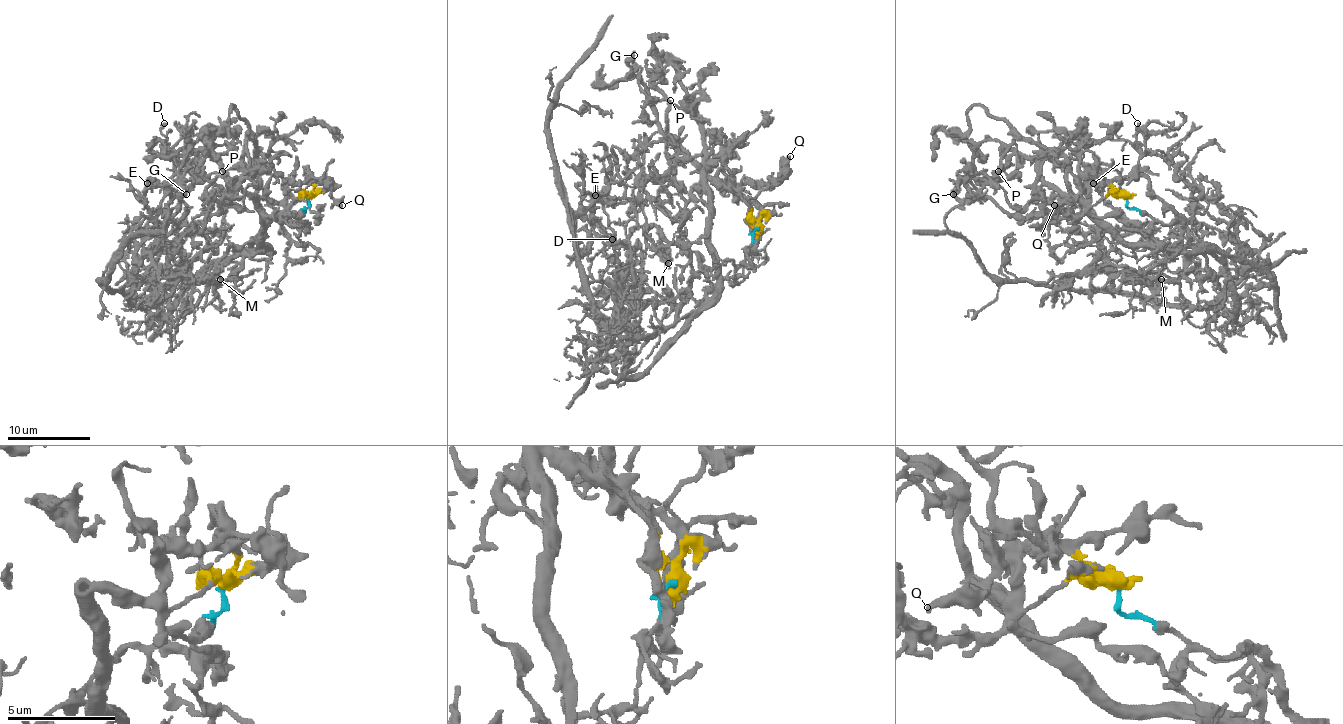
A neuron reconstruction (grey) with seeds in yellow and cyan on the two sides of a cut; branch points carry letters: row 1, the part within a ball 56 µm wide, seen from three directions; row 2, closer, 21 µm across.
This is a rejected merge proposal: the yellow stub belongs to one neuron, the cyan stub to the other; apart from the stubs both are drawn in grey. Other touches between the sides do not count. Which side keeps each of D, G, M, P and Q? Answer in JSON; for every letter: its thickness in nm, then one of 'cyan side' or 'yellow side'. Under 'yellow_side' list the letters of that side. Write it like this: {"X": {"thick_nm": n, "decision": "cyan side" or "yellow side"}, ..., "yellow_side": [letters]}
{"D": {"thick_nm": 160, "decision": "cyan side"}, "G": {"thick_nm": 440, "decision": "yellow side"}, "M": {"thick_nm": 160, "decision": "cyan side"}, "P": {"thick_nm": 130, "decision": "yellow side"}, "Q": {"thick_nm": 380, "decision": "yellow side"}, "yellow_side": ["G", "P", "Q"]}

